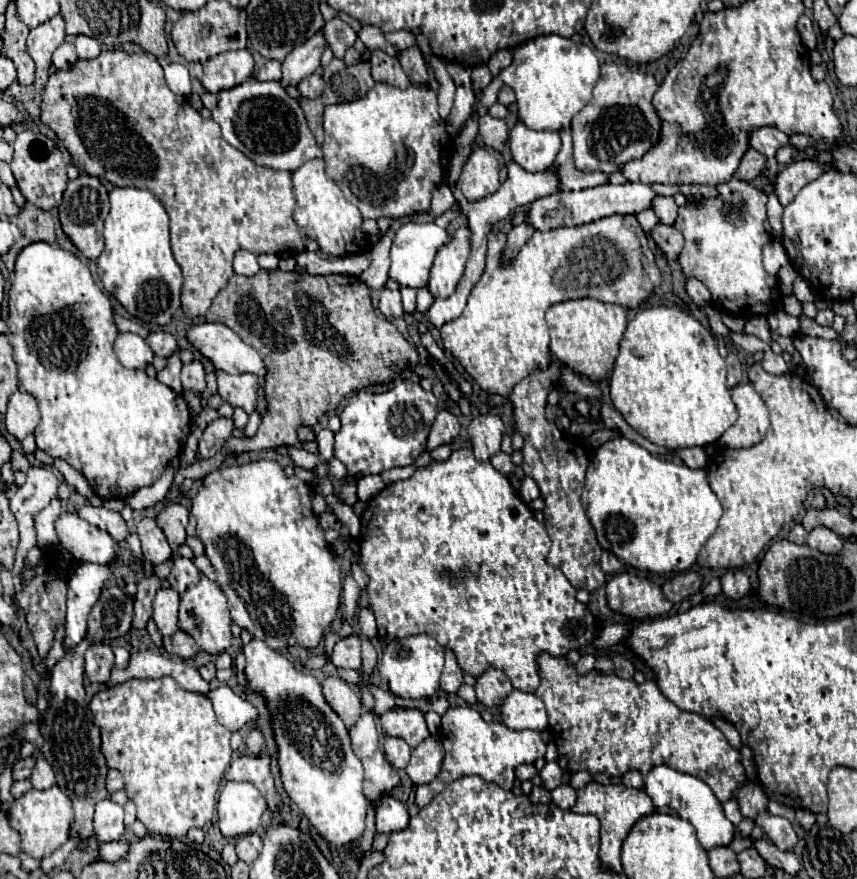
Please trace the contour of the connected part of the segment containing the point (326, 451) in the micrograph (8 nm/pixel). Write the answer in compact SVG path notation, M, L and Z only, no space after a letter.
M329 428L317 432L317 446L319 446L319 454L329 460L333 456L333 432Z

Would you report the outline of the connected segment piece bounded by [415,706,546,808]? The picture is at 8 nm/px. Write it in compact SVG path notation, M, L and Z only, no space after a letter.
M469 706L449 708L441 718L441 742L445 748L445 758L439 776L425 786L417 786L415 804L425 808L443 788L463 776L475 774L485 780L499 784L503 790L511 790L515 782L515 768L521 764L535 762L539 756L545 756L546 744L541 732L535 730L511 730L505 724L487 724L477 710Z

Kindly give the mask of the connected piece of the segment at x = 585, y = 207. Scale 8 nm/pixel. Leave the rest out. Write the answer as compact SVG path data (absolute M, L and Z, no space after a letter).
M627 182L623 186L603 184L603 186L579 190L579 192L555 192L551 196L539 198L529 204L527 222L537 230L581 226L581 224L589 224L591 220L599 220L613 214L639 214L651 208L655 198L657 198L657 192L651 188L651 184L643 184L643 182Z

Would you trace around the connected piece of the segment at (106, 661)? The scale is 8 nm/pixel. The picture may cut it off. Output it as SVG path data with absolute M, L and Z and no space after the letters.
M93 644L85 652L85 676L91 682L105 684L113 668L113 652L107 644Z

